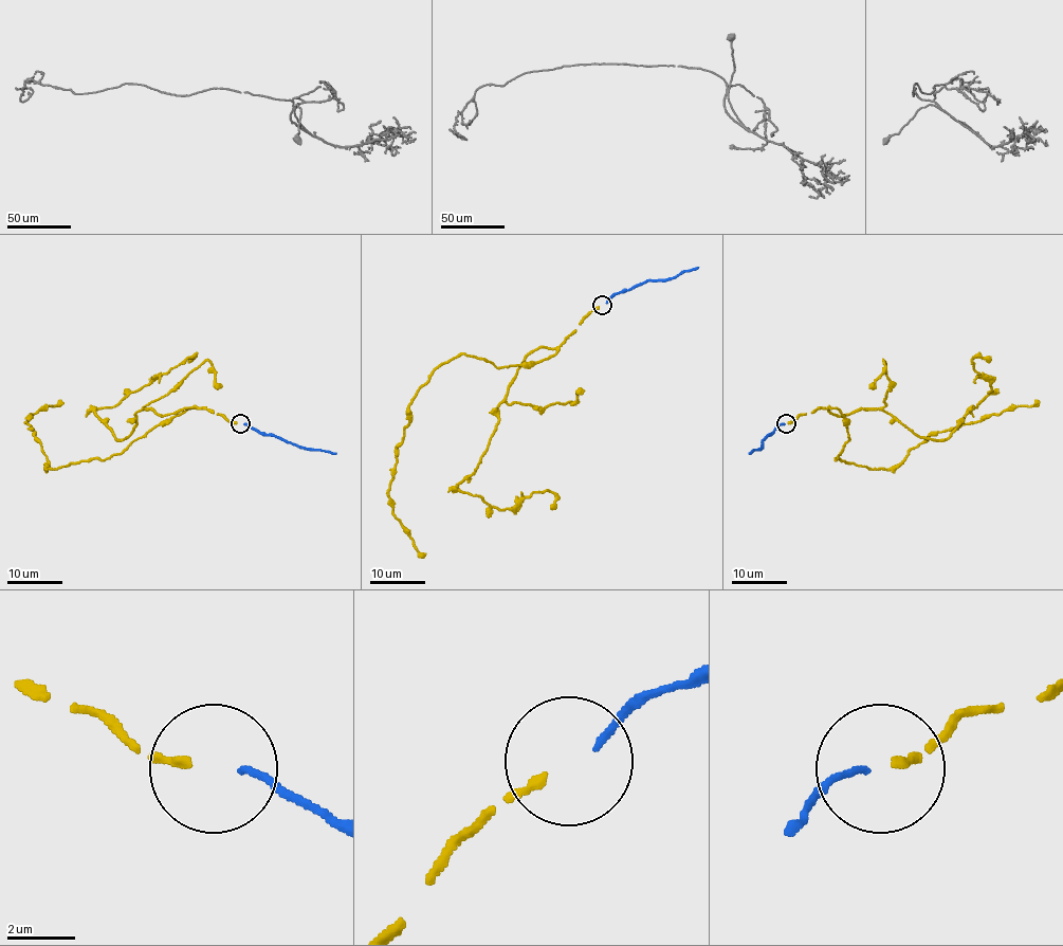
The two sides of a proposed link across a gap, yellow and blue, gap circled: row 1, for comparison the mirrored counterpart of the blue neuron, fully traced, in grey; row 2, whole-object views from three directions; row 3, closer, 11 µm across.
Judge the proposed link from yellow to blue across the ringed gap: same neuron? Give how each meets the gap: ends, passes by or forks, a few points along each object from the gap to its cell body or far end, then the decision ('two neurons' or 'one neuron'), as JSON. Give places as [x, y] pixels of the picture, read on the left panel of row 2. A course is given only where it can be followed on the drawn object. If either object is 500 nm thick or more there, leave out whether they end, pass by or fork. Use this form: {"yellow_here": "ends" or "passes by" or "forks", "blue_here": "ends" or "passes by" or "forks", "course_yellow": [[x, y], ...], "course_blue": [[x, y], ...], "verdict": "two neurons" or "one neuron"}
{"yellow_here": "ends", "blue_here": "ends", "course_yellow": [[237, 423], [191, 407], [154, 425], [120, 453], [47, 468], [41, 443], [26, 421], [60, 401]], "course_blue": [[243, 424], [286, 440], [335, 453]], "verdict": "two neurons"}

